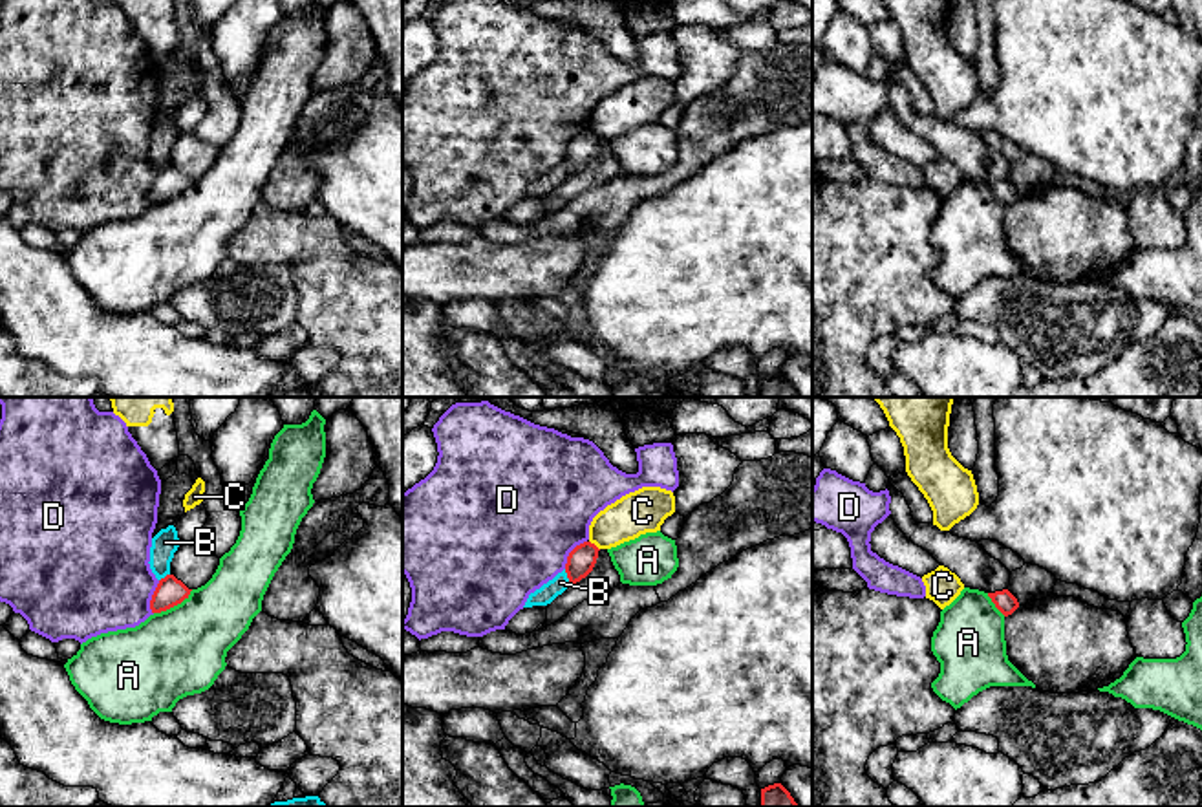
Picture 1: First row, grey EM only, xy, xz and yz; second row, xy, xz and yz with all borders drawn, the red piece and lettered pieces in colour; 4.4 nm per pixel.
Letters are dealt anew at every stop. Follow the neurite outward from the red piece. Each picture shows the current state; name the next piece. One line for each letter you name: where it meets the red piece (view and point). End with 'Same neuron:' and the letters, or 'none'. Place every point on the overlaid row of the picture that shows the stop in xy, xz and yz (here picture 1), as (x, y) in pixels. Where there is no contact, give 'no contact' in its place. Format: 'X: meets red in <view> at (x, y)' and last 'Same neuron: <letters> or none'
Same neuron: none

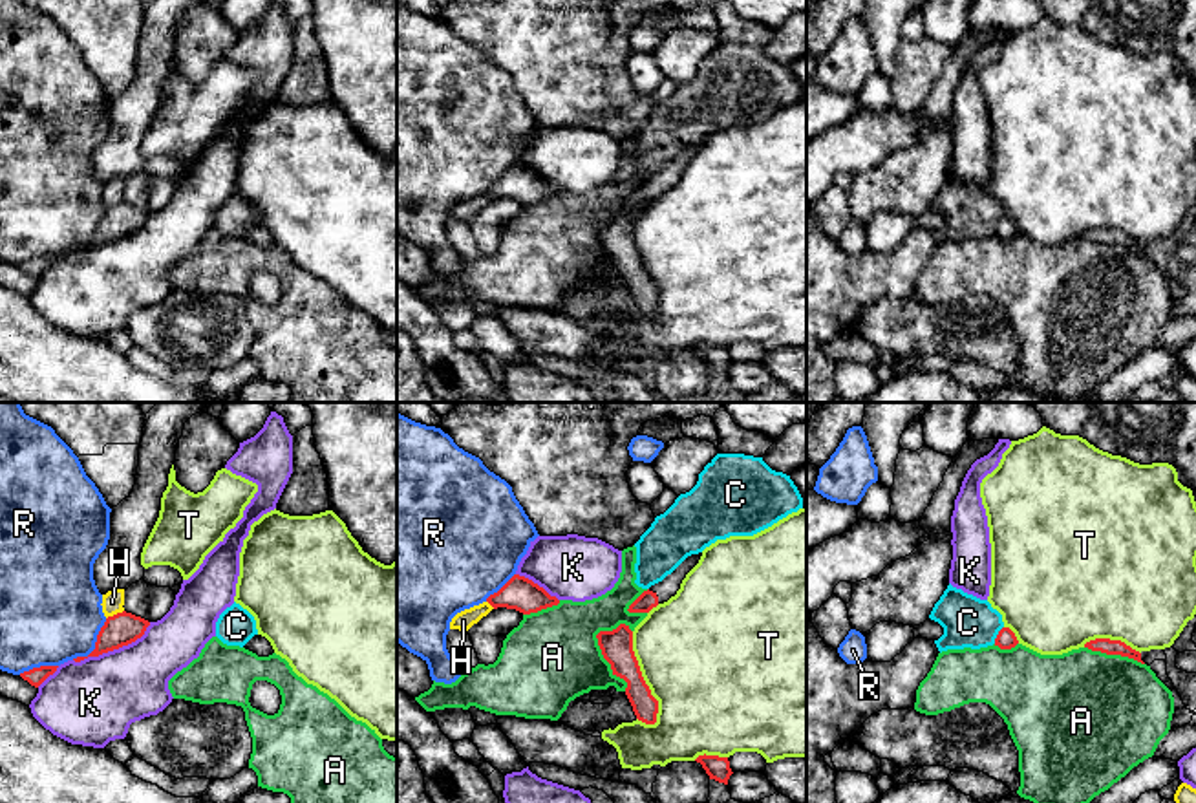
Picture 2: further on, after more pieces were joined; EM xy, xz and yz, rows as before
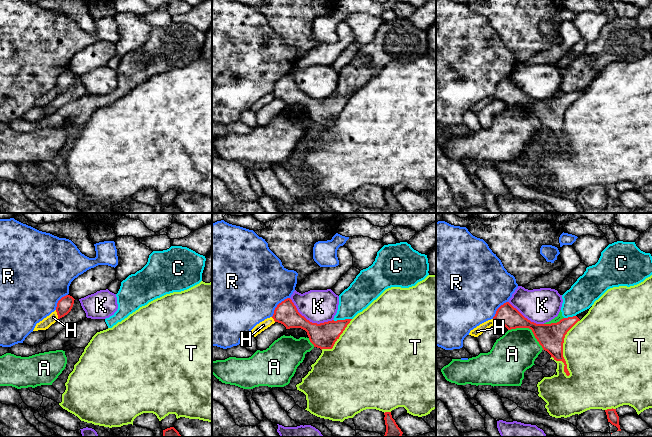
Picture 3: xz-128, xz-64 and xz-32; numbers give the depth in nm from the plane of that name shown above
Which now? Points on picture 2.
Same neuron: none

